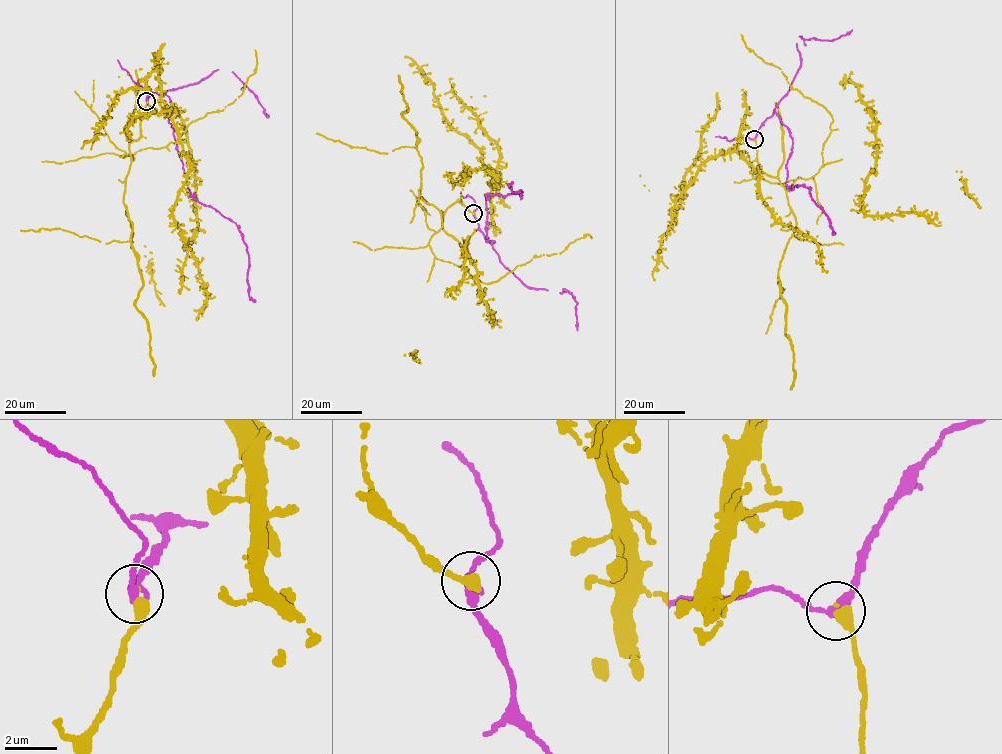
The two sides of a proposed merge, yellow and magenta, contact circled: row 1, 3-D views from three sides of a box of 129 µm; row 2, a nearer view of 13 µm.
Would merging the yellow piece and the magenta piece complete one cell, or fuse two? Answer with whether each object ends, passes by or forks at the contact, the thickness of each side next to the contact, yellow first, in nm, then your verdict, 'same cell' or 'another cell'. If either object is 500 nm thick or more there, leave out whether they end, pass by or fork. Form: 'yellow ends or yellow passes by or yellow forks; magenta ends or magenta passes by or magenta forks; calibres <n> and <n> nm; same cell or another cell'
yellow ends; magenta passes by; calibres 340 and 320 nm; same cell

